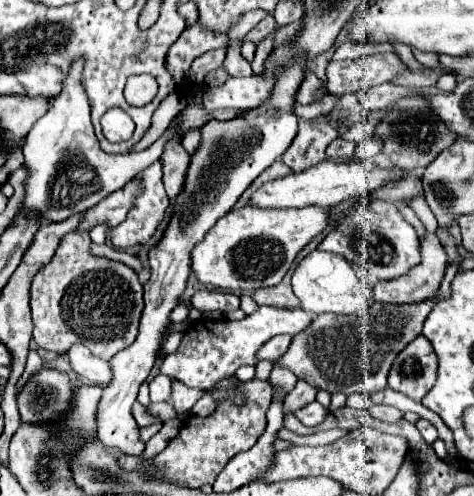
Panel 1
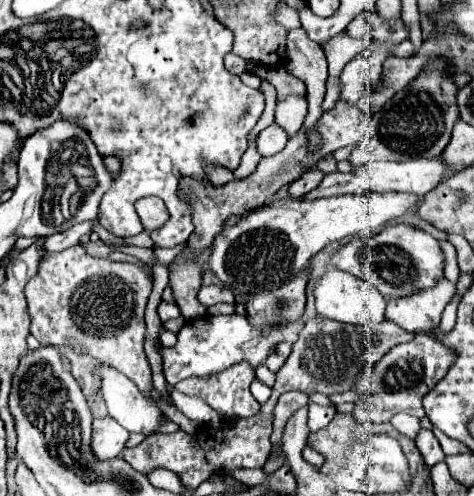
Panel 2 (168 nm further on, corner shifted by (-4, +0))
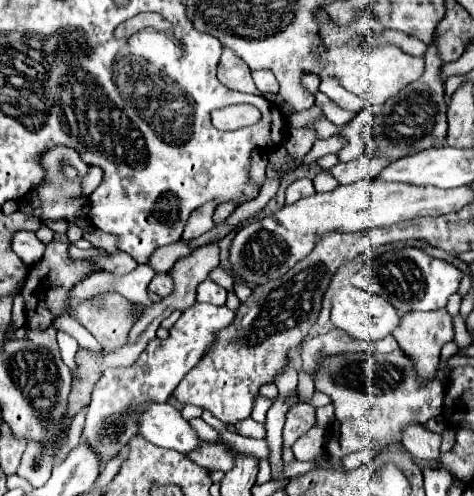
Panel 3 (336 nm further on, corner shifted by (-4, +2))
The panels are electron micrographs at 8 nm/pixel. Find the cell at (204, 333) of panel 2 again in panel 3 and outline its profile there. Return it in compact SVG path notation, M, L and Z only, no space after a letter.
M193 304L181 314L171 328L167 340L151 340L137 362L129 368L107 368L91 392L91 404L85 420L83 438L99 452L103 464L125 450L127 442L137 434L137 416L147 400L167 402L183 376L215 346L217 332L233 322L233 312L225 306Z

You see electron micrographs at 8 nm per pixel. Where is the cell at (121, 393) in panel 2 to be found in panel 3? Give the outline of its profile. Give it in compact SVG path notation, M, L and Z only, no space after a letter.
M151 402L139 414L137 434L161 448L171 448L181 454L195 450L201 440L191 430L189 422L169 402Z

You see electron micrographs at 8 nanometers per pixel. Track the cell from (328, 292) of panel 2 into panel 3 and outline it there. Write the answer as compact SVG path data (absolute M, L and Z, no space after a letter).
M343 286L331 298L331 324L335 328L345 330L353 338L359 338L365 342L377 342L379 338L391 334L391 330L399 324L399 316L397 316L397 310L381 296L363 292L357 286Z

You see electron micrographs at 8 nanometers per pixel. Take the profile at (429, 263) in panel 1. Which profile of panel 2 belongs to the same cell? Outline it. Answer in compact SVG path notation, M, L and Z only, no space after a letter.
M447 278L435 286L435 290L423 290L423 294L413 294L411 298L399 298L399 302L391 300L387 304L387 320L401 326L411 334L431 332L445 310L445 306L455 296L455 284Z

